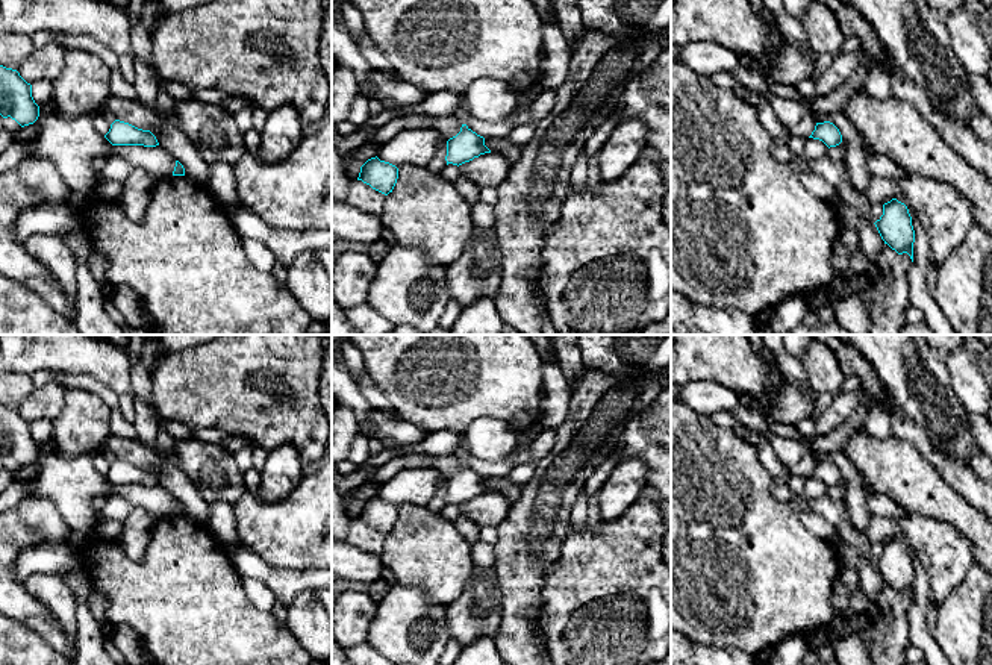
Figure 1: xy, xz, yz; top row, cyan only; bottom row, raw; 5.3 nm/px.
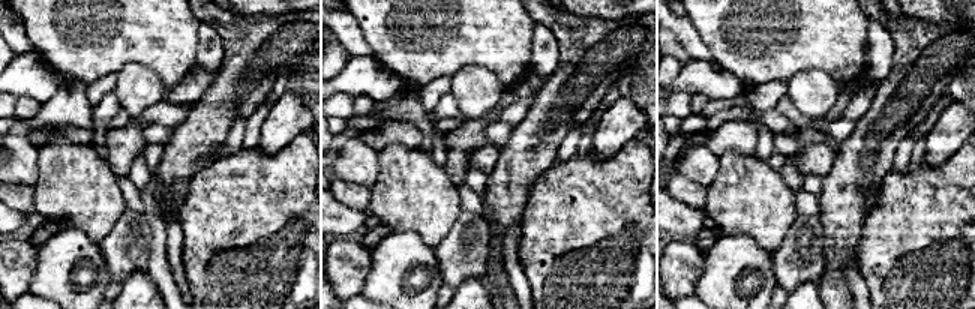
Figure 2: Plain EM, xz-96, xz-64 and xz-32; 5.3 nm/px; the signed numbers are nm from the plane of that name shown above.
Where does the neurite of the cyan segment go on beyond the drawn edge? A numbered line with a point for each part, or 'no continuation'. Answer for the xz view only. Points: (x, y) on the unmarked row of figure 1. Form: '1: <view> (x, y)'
no continuation

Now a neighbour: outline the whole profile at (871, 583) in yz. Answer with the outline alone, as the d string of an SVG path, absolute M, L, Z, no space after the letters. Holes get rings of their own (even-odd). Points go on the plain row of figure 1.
M842 538L839 545L833 547L842 568L856 568L860 579L860 589L865 594L868 606L875 600L884 586L874 562L866 560L856 547Z

